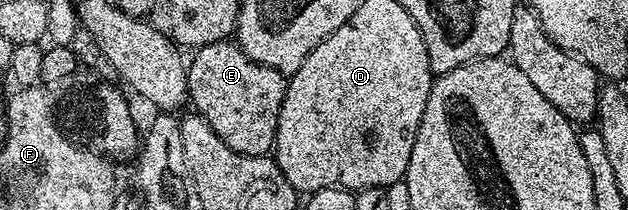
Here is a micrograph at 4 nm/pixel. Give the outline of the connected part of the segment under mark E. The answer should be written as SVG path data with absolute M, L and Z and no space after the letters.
M229 39L217 40L197 49L189 57L186 90L193 111L206 119L208 126L232 150L245 156L265 156L274 147L278 111L286 93L287 77L264 66Z

